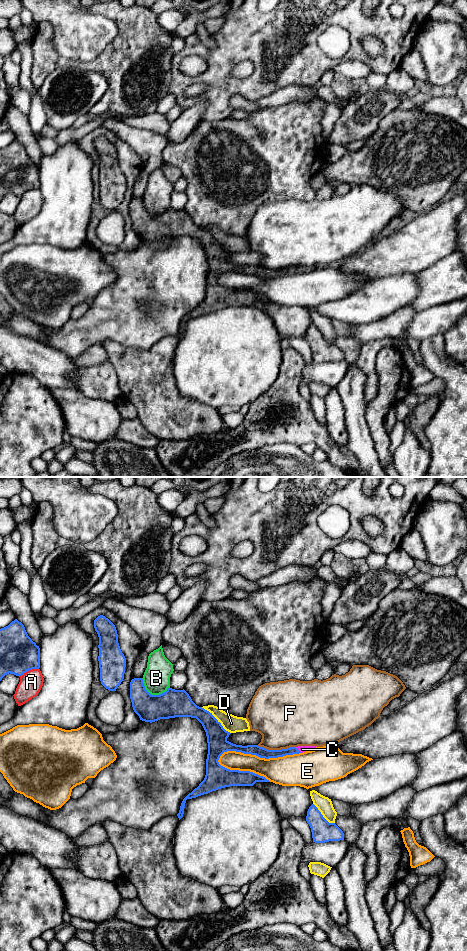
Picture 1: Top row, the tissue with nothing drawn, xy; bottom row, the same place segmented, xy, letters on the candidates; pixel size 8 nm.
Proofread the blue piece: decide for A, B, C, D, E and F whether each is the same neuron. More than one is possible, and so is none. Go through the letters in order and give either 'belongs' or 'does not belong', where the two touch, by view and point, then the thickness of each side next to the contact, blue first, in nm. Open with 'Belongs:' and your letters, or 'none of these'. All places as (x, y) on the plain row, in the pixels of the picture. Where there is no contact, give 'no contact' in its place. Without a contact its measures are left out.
Belongs: C
A: does not belong; meets blue in xy at (28, 190); 300 nm thick on the blue side, 190 nm on the other
B: does not belong; meets blue in xy at (152, 215); 220 nm thick on the blue side, 220 nm on the other
C: belongs; meets blue in xy at (297, 269); 70 nm thick on the blue side, 50 nm on the other
D: does not belong; meets blue in xy at (216, 239); 160 nm thick on the blue side, 140 nm on the other
E: does not belong; meets blue in xy at (257, 275); 130 nm thick on the blue side, 220 nm on the other
F: does not belong; meets blue in xy at (276, 270); 90 nm thick on the blue side, 440 nm on the other

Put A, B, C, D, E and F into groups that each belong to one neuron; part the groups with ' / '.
A / B / C / D / E / F

